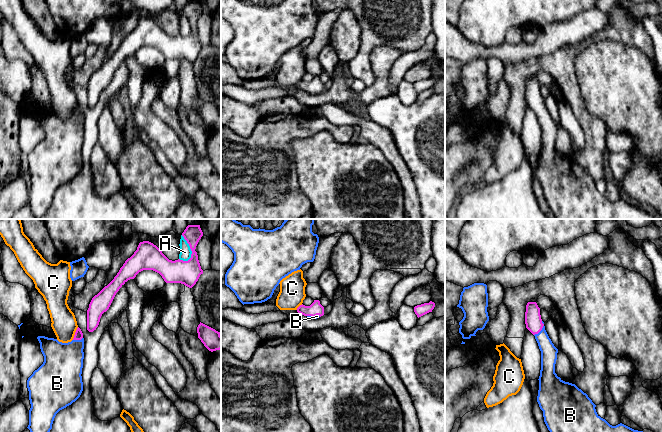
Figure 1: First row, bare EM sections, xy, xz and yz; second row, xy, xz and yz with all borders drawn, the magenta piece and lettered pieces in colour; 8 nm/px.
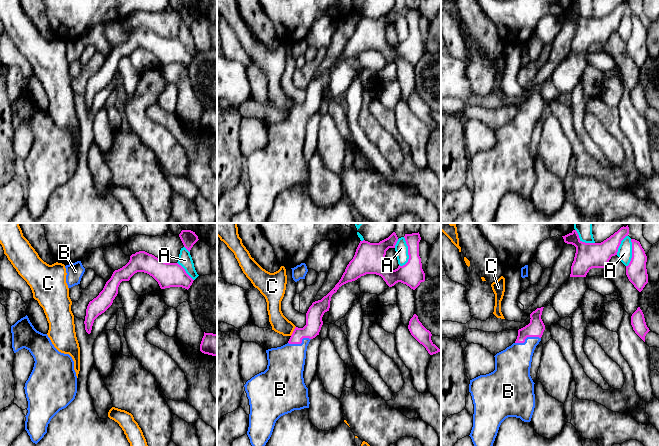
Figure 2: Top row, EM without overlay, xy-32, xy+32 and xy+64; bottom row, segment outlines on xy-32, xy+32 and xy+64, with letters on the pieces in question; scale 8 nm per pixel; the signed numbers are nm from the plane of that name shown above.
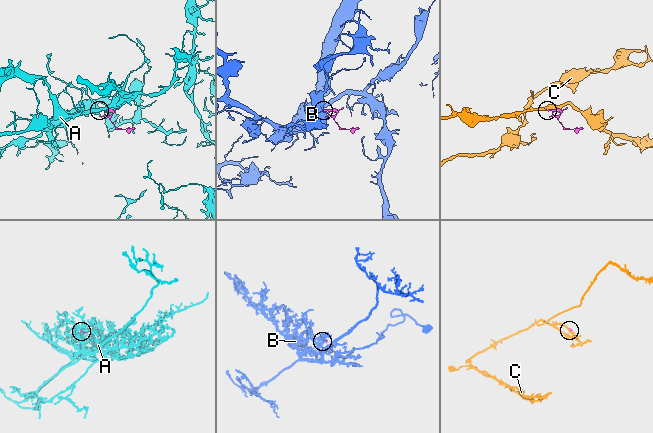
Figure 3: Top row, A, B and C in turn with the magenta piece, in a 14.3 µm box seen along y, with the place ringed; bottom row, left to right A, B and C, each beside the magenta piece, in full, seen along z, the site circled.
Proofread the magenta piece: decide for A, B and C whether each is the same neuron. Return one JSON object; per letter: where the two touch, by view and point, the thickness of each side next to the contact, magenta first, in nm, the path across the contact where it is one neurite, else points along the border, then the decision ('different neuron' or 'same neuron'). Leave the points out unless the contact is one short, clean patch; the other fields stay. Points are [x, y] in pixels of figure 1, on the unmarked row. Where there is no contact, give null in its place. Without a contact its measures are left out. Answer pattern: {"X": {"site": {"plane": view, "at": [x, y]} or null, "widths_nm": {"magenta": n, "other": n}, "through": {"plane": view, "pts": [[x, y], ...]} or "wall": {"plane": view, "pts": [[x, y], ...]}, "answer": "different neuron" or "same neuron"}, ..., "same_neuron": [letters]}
{"A": {"site": {"plane": "xy", "at": [190, 24]}, "widths_nm": {"magenta": 190, "other": 100}, "answer": "different neuron"}, "B": {"site": {"plane": "yz", "at": [541, 105]}, "widths_nm": {"magenta": 140, "other": 130}, "through": {"plane": "yz", "pts": [[533, 97], [541, 105], [541, 113], [549, 128]]}, "answer": "same neuron"}, "C": {"site": {"plane": "xy", "at": [75, 109]}, "widths_nm": {"magenta": 70, "other": 200}, "wall": {"plane": "xy", "pts": [[78, 103], [72, 115]]}, "answer": "different neuron"}, "same_neuron": ["B"]}

